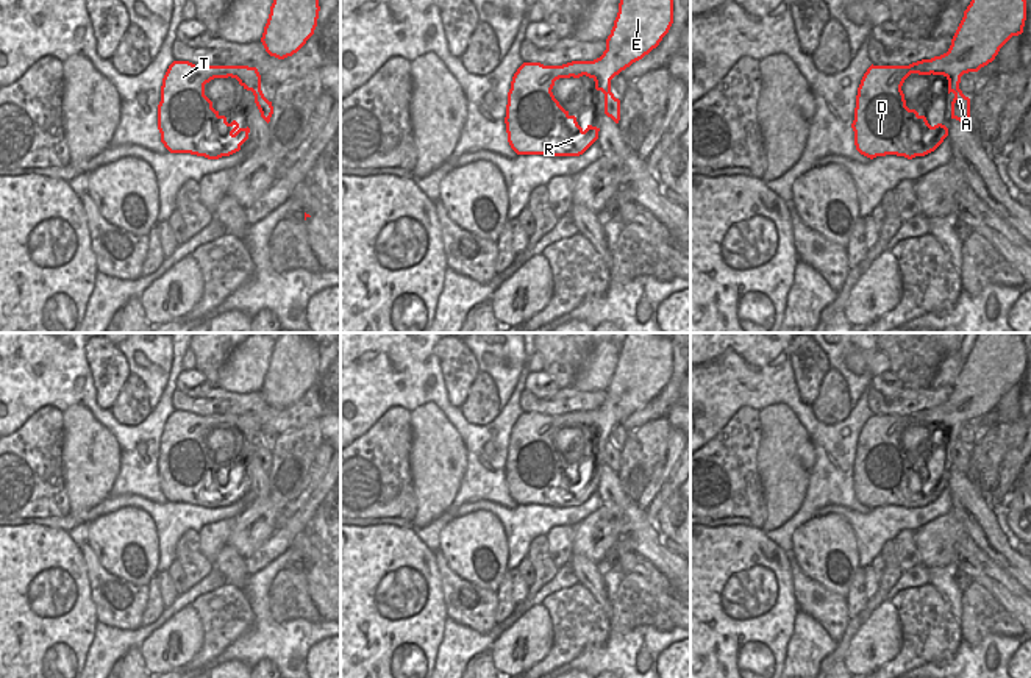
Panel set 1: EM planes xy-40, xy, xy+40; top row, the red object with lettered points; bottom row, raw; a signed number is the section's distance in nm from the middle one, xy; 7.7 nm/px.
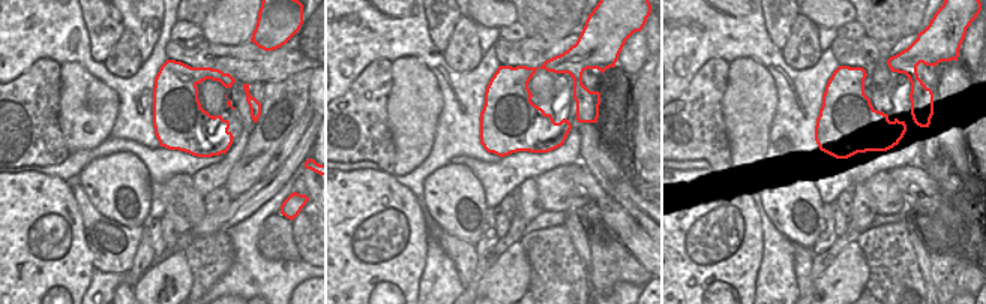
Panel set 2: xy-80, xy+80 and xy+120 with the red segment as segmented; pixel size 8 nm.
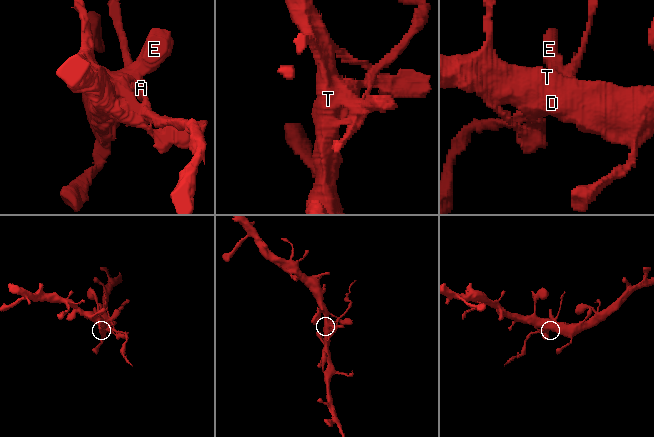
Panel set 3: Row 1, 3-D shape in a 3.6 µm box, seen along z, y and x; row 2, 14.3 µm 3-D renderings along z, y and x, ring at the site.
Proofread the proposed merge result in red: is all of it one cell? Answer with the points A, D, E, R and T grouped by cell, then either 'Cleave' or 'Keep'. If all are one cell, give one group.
Groups: A E / D R T. Cleave

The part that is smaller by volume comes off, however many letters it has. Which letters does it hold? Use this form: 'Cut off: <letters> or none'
Cut off: A, E

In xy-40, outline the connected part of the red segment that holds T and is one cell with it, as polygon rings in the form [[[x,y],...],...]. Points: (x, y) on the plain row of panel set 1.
[[[173,411],[169,416],[161,436],[158,480],[161,492],[170,503],[191,503],[219,509],[239,501],[248,489],[250,478],[241,478],[236,470],[228,473],[227,467],[220,466],[205,445],[205,434],[214,430],[216,425],[219,425],[217,416],[195,416],[189,411]]]

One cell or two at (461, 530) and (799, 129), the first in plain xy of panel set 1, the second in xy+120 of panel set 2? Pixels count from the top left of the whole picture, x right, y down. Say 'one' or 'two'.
two

